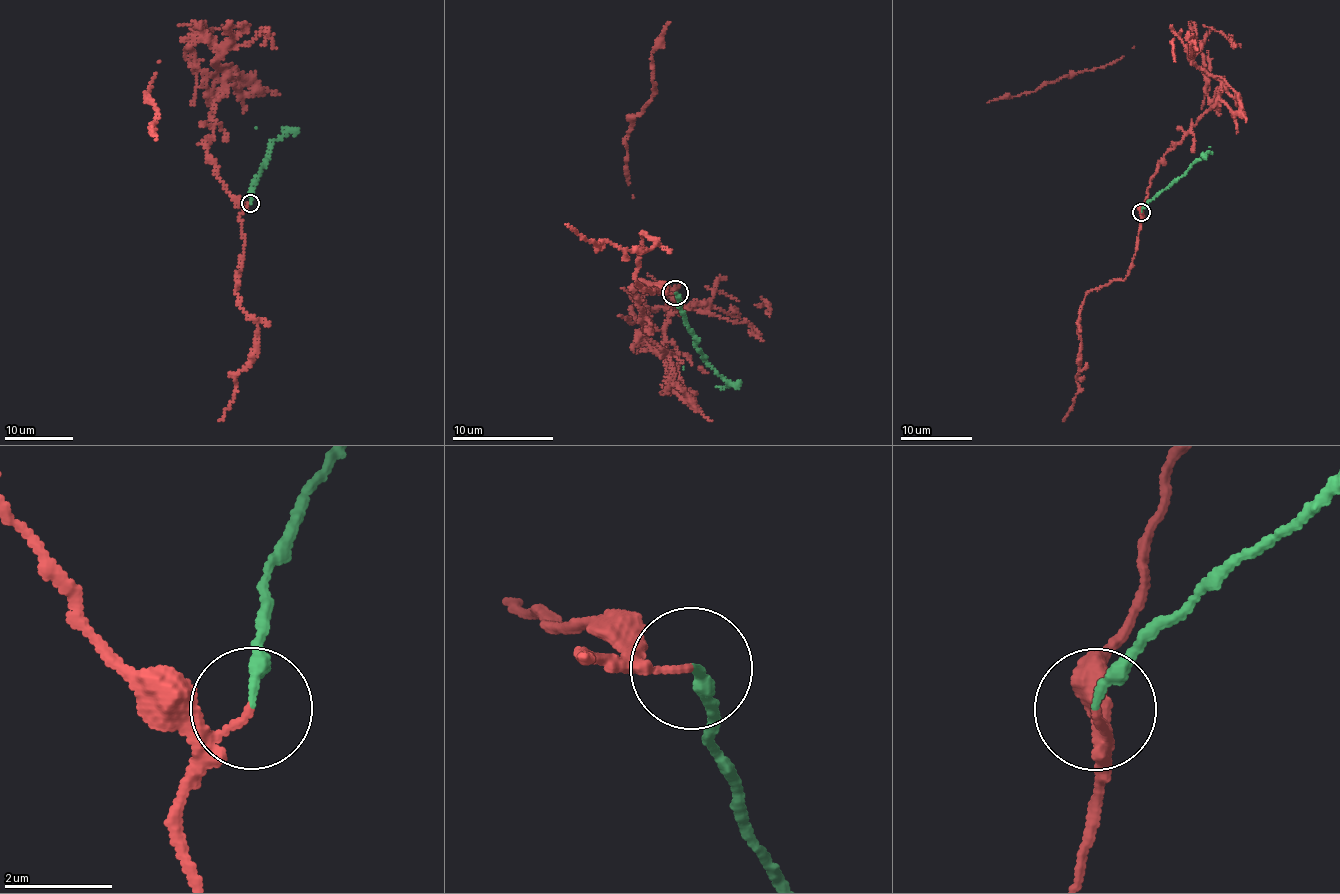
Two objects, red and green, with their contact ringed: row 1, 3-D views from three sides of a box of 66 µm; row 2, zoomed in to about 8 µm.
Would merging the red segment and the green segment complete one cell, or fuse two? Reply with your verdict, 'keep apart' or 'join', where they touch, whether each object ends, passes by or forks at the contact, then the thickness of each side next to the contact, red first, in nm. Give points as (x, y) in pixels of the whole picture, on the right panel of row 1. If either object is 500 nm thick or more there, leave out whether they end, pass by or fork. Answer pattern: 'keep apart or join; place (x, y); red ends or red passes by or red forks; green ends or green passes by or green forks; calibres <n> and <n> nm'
keep apart; place (1141, 212); red ends; green ends; calibres 110 and 200 nm

